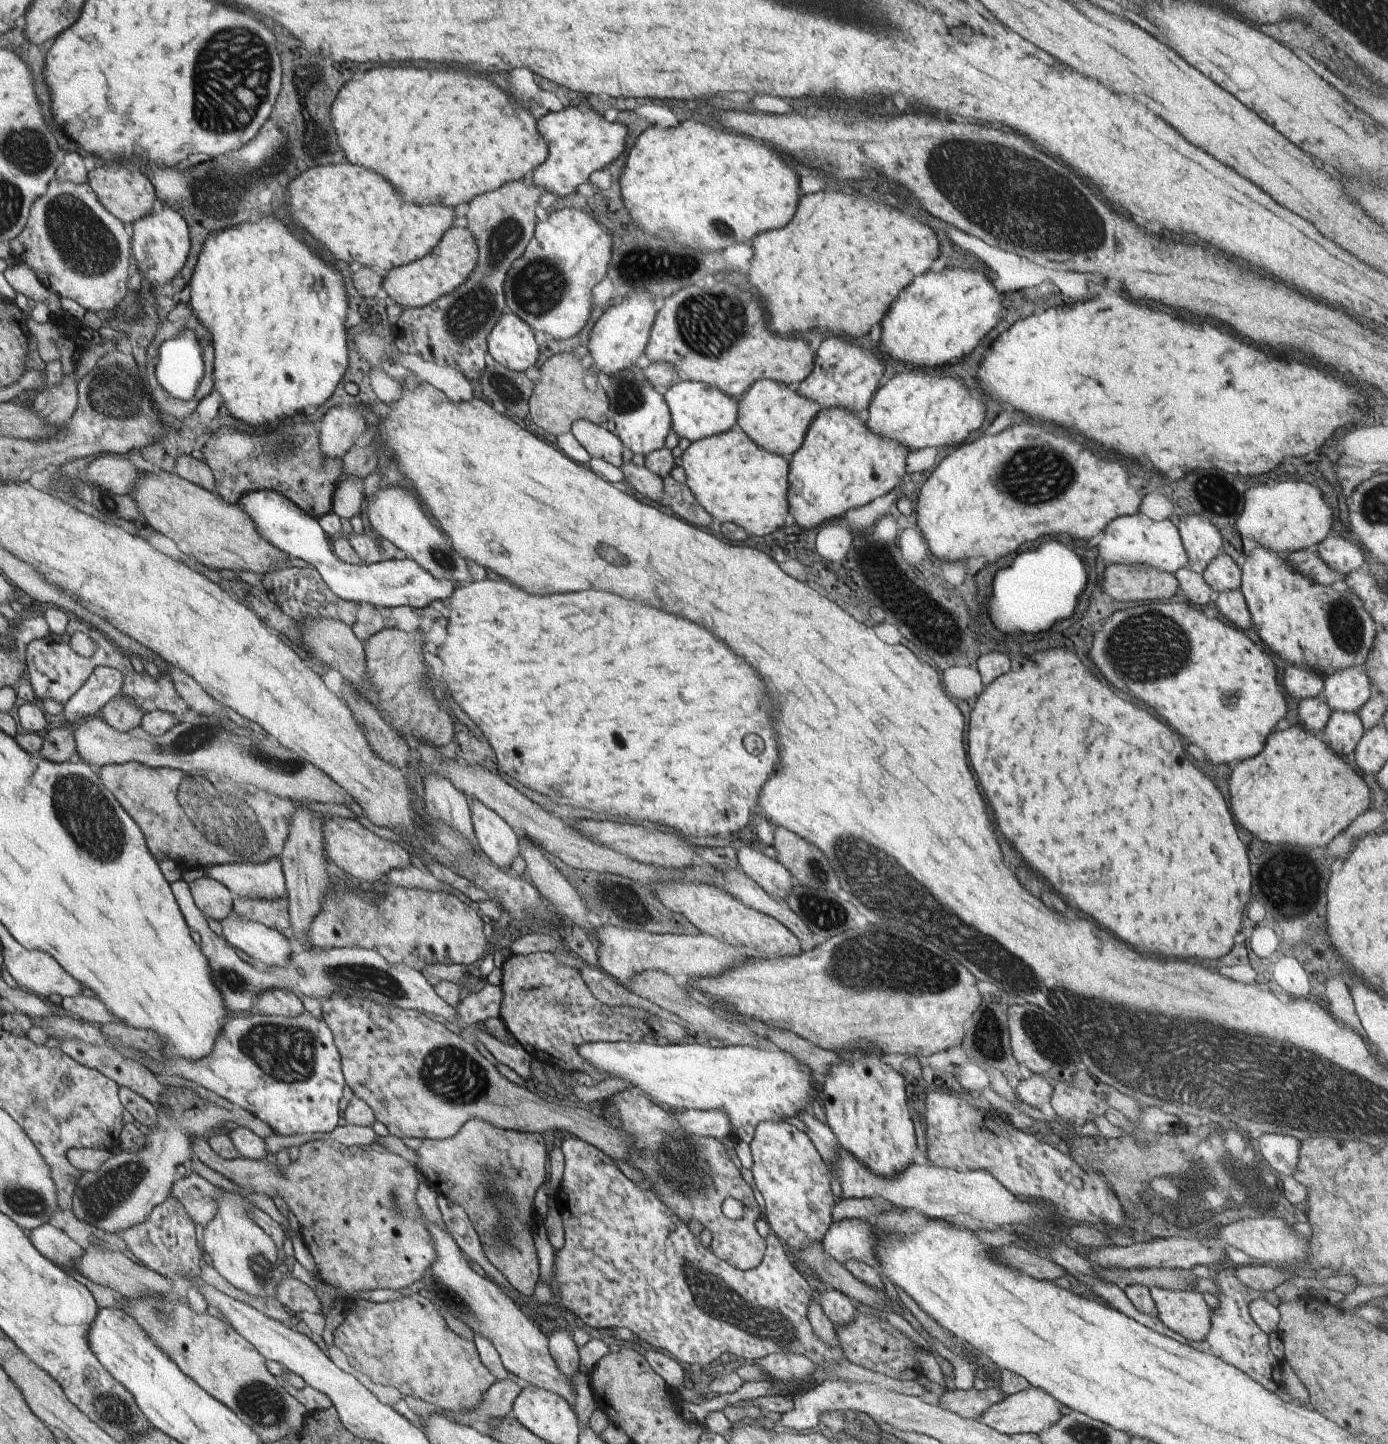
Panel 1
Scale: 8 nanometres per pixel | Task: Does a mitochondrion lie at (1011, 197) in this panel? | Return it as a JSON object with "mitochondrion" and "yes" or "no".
{"mitochondrion":"yes"}

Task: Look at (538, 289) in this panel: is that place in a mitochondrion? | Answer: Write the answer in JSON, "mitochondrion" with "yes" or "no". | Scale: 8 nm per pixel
{"mitochondrion":"yes"}

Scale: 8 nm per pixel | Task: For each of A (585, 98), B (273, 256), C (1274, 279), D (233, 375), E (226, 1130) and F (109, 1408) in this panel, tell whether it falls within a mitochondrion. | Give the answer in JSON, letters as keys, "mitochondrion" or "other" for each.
{"A":"other","B":"other","C":"other","D":"other","E":"other","F":"mitochondrion"}

